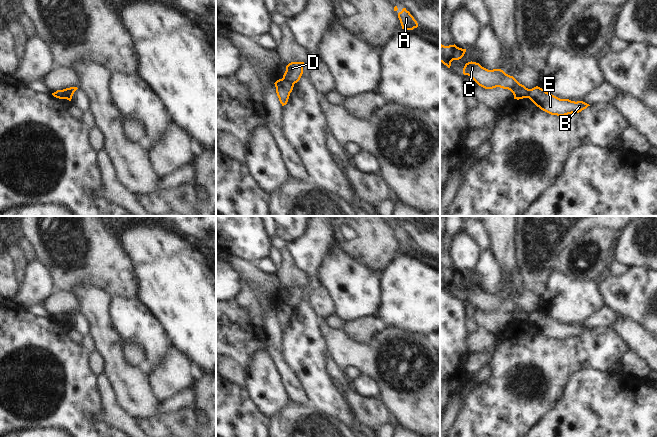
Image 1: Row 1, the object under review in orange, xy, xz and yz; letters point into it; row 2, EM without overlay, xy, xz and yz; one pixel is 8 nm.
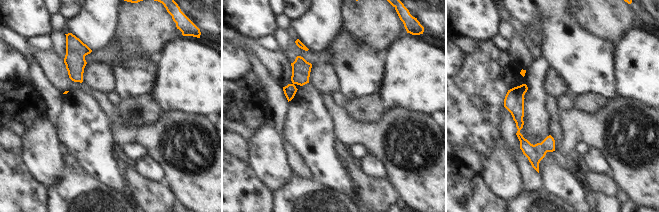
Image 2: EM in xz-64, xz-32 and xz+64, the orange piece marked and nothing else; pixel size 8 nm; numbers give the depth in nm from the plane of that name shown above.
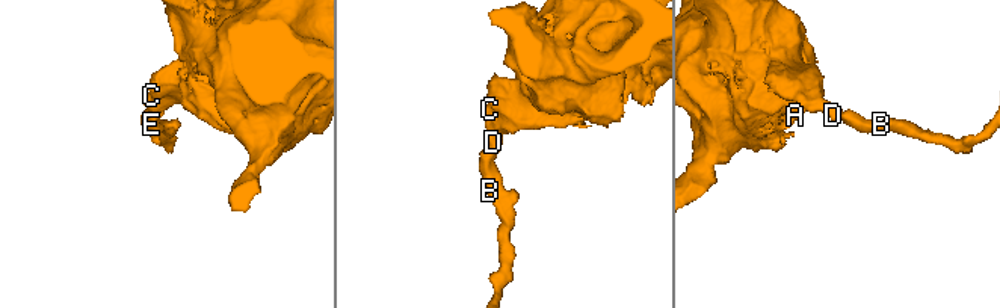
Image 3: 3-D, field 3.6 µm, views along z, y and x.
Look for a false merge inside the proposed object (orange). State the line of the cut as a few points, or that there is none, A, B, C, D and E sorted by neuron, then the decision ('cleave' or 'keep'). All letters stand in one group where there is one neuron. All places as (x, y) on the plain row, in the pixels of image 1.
cut xz (282, 302), (293, 308); groups A C D / B E; cleave

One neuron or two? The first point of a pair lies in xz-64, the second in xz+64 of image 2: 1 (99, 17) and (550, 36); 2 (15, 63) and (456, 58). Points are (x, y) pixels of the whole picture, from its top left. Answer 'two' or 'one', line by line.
1: two
2: one

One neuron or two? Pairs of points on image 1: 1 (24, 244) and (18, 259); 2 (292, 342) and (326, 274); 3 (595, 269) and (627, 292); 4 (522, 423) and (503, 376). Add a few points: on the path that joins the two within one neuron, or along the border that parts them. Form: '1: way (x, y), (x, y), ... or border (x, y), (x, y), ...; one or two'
1: border (17, 243), (27, 261); two
2: border (325, 256), (315, 278); two
3: border (608, 273), (597, 282); two
4: way (513, 411), (513, 391), (510, 388); one

